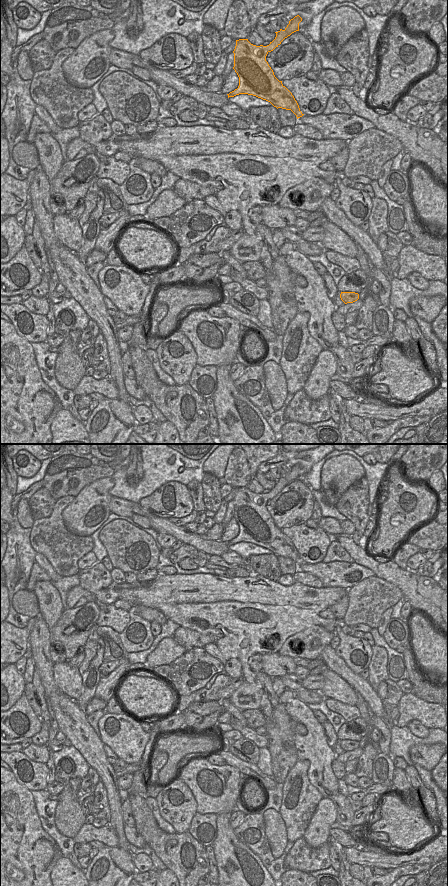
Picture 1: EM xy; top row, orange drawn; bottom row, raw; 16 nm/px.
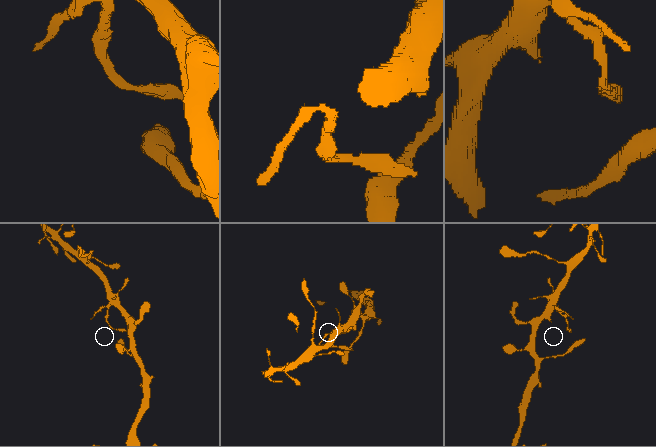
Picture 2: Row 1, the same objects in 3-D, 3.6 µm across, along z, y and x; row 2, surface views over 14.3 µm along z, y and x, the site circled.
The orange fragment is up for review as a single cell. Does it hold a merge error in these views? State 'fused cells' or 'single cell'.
fused cells

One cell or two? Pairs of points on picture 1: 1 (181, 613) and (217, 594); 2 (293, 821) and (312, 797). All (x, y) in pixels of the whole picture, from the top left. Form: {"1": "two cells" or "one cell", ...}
{"1": "two cells", "2": "one cell"}

